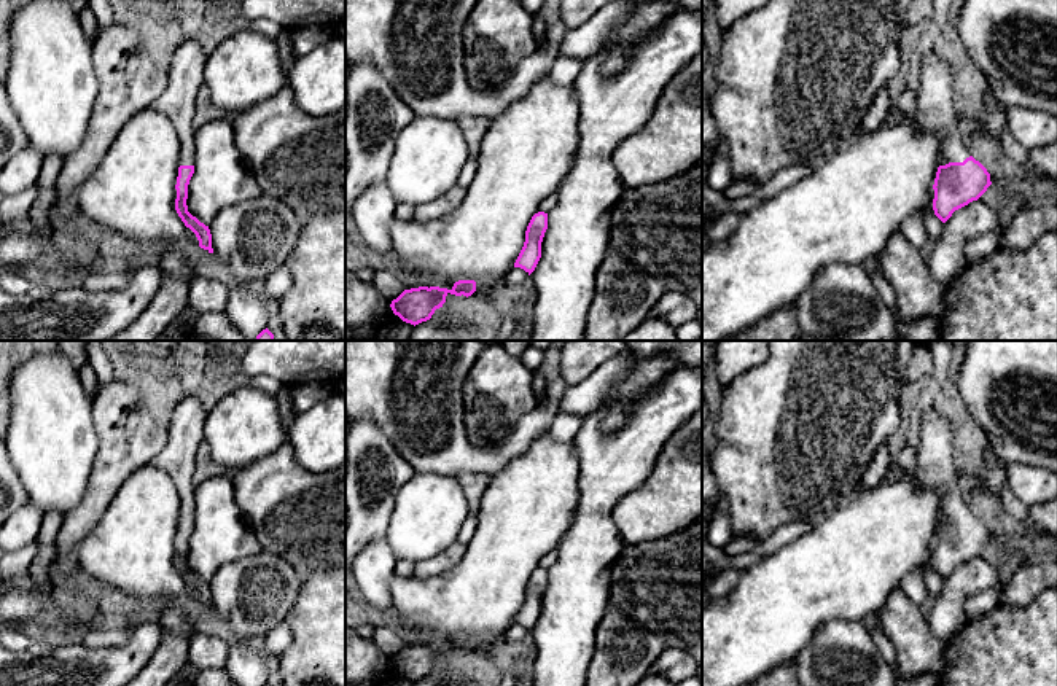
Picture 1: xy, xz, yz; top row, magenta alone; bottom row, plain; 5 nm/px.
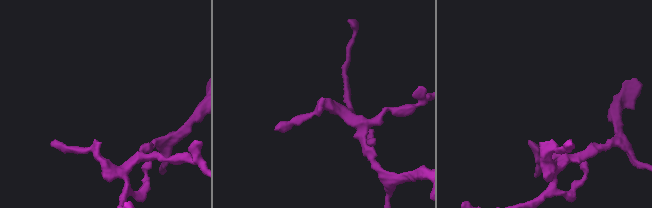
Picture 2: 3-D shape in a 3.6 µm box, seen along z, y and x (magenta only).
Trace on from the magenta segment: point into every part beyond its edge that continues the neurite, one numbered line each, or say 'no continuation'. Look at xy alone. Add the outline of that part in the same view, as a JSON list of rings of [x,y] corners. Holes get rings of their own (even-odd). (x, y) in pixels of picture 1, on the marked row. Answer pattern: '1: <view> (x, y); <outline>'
1: xy (177, 102); [[[186,38],[172,57],[169,84],[151,108],[169,118],[180,140],[180,166],[194,166],[194,113],[210,49]]]

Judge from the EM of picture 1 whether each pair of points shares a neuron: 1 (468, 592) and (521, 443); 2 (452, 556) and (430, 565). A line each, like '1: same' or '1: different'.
1: different
2: same

